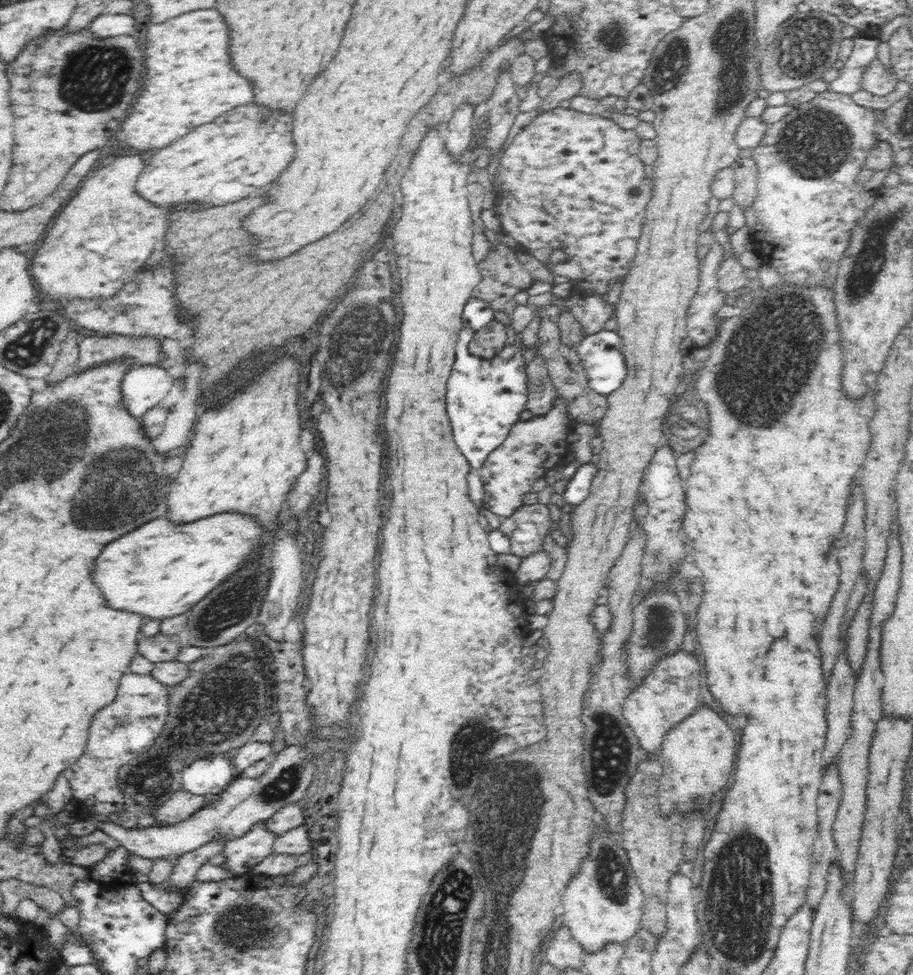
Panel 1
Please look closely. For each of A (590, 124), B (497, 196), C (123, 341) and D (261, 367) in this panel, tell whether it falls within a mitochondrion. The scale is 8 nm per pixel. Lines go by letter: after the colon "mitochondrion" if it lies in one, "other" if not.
A: other
B: other
C: other
D: other

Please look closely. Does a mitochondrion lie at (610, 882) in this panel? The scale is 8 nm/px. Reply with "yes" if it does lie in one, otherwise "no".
yes

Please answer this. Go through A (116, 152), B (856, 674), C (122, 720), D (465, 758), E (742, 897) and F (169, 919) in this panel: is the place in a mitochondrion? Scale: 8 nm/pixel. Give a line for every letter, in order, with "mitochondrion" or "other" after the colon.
A: other
B: other
C: mitochondrion
D: mitochondrion
E: mitochondrion
F: other

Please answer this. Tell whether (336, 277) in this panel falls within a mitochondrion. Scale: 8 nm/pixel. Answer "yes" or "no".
no

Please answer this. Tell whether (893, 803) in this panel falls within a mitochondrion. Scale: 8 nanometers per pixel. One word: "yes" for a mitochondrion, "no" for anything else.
no

